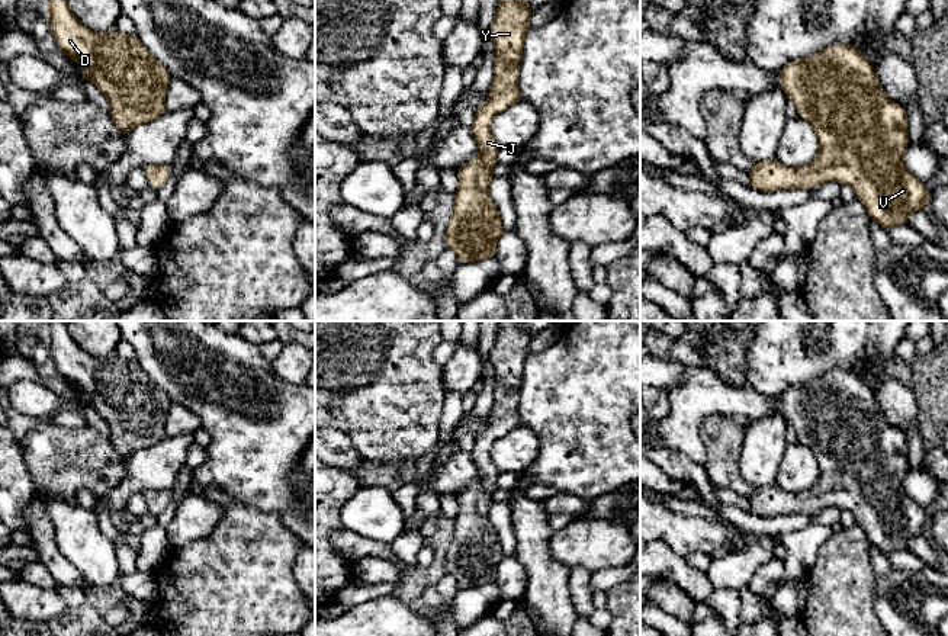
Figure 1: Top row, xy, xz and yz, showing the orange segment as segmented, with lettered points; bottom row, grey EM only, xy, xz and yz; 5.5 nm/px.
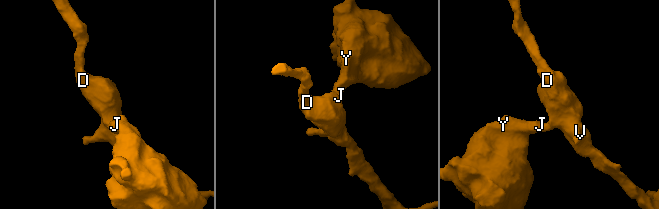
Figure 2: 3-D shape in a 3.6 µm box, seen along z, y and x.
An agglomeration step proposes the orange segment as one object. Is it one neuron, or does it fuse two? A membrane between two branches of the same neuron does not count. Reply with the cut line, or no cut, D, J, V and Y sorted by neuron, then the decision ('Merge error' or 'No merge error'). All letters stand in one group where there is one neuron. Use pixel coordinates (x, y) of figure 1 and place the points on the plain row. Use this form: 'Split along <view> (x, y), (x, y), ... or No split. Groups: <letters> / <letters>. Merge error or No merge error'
No split. Groups: D J V Y. No merge error

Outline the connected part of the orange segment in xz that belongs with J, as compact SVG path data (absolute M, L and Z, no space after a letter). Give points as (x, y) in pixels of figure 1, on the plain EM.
M498 321L498 335L489 357L497 375L494 407L488 425L475 434L475 446L469 452L481 479L454 494L459 513L446 555L446 574L456 578L459 590L494 584L497 568L505 558L488 517L495 502L492 492L499 476L491 459L491 450L499 437L523 425L518 415L518 394L524 363L533 354L530 351L533 335L526 321Z

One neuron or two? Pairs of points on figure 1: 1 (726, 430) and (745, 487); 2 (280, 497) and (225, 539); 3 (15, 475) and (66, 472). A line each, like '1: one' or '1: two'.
1: one
2: two
3: two

